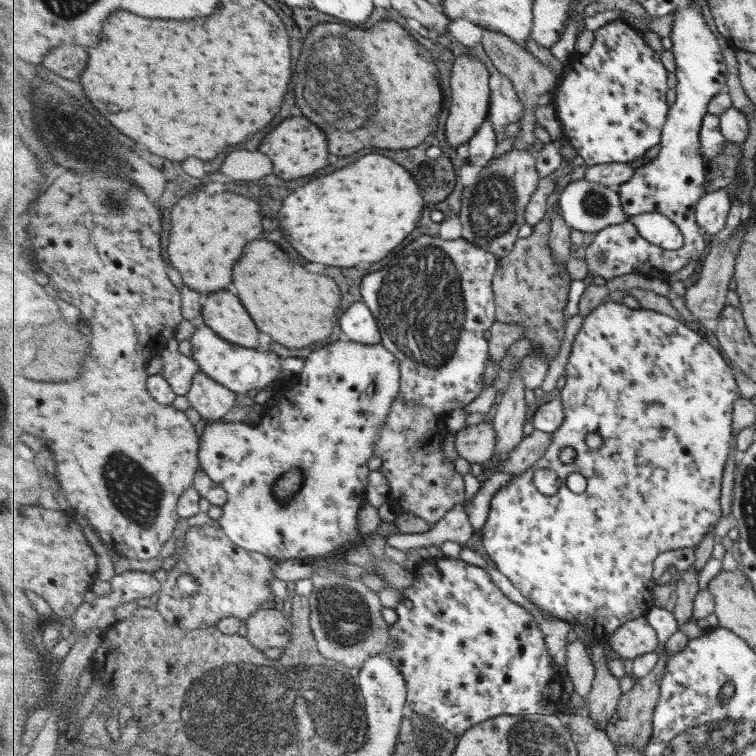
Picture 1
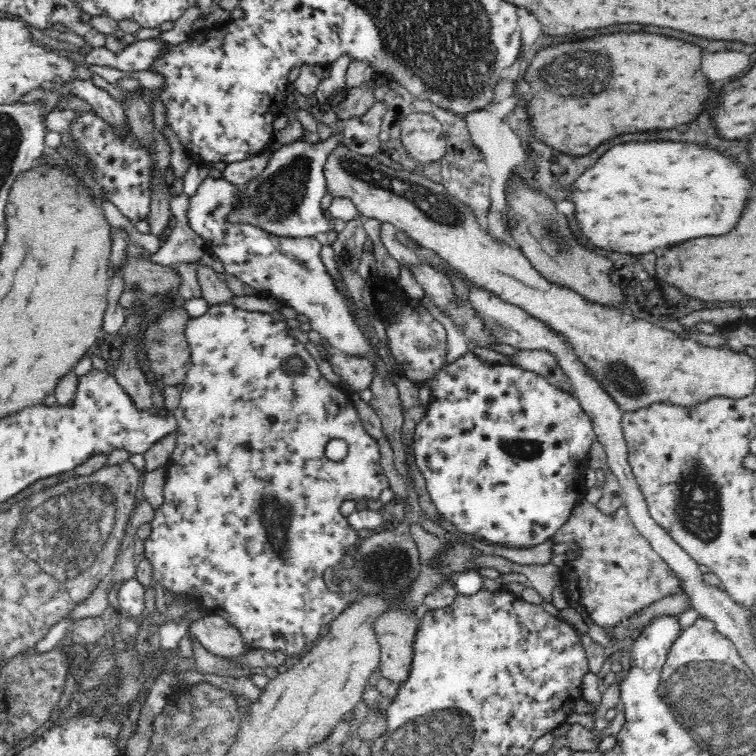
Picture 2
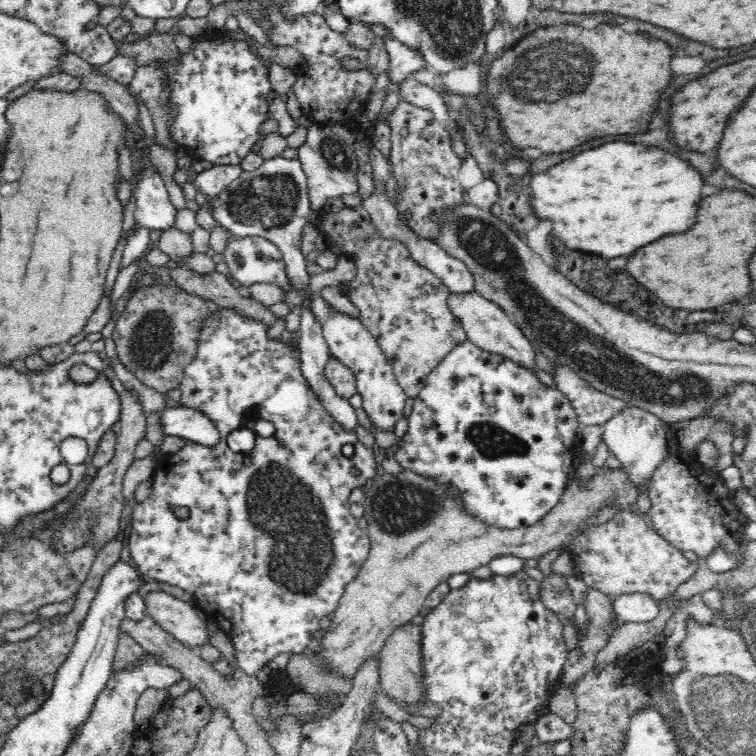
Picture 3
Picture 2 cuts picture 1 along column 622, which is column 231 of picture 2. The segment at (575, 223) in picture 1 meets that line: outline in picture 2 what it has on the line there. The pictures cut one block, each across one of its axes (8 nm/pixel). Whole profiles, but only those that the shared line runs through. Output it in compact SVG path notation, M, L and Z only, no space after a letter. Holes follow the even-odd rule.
M300 140L298 143L286 145L270 155L268 163L253 179L238 186L235 201L231 204L226 219L234 224L249 224L262 228L268 234L282 238L315 238L316 234L330 230L340 234L346 223L340 219L328 218L320 205L320 200L327 190L322 172L324 154L330 152L330 146L334 144L303 144Z

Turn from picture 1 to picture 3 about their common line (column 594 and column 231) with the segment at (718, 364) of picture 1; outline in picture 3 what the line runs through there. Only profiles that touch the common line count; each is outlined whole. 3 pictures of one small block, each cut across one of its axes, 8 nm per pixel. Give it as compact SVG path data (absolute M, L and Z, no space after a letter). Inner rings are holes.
M220 308L217 312L211 313L202 325L202 332L198 338L198 348L192 363L185 368L184 378L180 382L181 399L179 405L198 409L214 422L219 432L218 440L211 445L192 443L191 441L170 456L163 456L155 466L151 476L152 494L141 504L134 506L132 514L132 527L128 529L129 553L132 563L142 574L144 579L166 582L182 588L192 595L194 604L205 608L202 612L206 620L210 620L219 630L224 632L234 645L236 664L246 676L254 676L273 657L281 652L298 654L307 652L314 646L312 634L320 627L320 619L334 612L338 606L340 597L344 592L346 584L358 574L358 570L364 564L370 548L367 533L358 527L357 519L350 514L350 495L353 489L363 487L368 483L380 469L374 459L372 448L368 448L358 441L356 434L346 432L334 419L333 416L324 410L315 397L313 390L310 390L308 383L301 375L300 355L296 345L284 343L282 339L274 340L267 335L268 326L264 326L257 320L250 320L233 310ZM260 420L268 420L274 424L274 434L262 437L256 433L254 426ZM247 428L256 434L255 445L250 452L235 453L226 442L228 434L233 430ZM176 508L188 508L186 518L176 516Z

